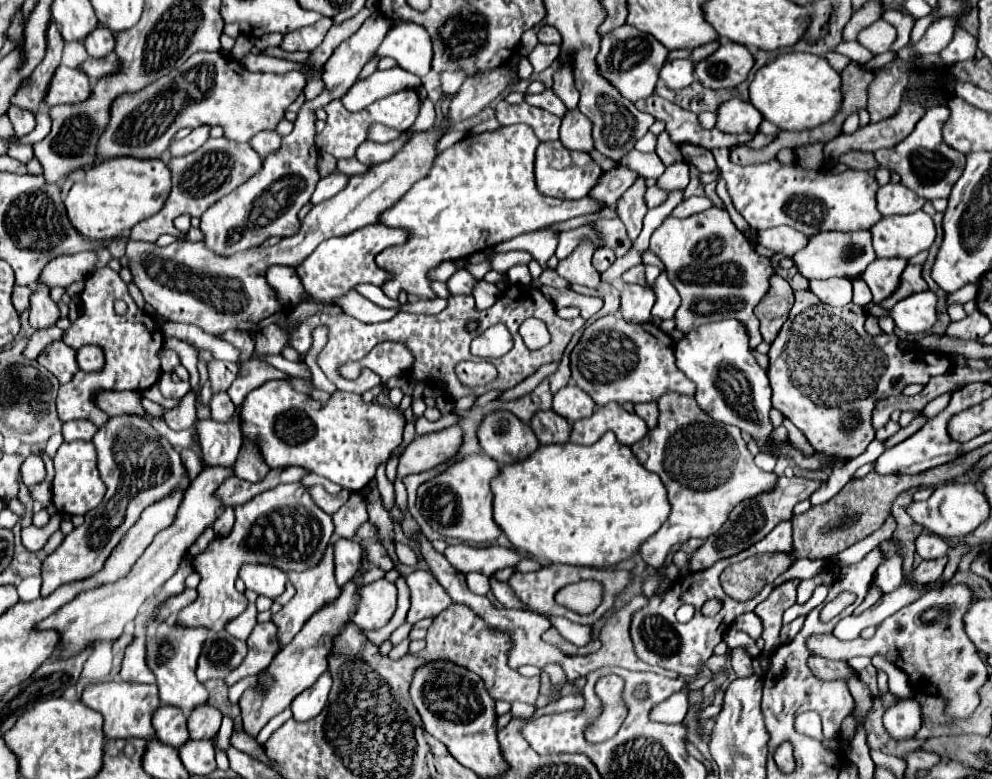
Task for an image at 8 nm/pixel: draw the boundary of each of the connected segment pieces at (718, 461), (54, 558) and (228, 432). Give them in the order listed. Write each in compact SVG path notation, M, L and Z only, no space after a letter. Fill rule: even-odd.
M670 392L658 398L658 408L660 418L656 428L648 430L646 438L632 446L632 452L642 466L662 478L672 504L670 518L658 534L642 546L640 556L654 568L664 564L674 546L684 544L690 538L706 540L722 528L734 506L770 492L778 484L774 472L764 472L754 464L754 456L750 454L740 430L712 420L698 408L694 398Z
M122 416L122 418L110 418L110 422L106 424L106 426L102 426L102 430L98 430L96 432L96 436L92 438L92 444L96 446L96 452L98 452L98 470L100 470L100 476L102 476L102 480L106 482L106 486L108 486L108 490L106 490L106 496L104 496L104 500L102 500L102 504L96 508L96 510L92 510L92 512L88 512L86 514L86 520L84 520L84 524L82 526L78 526L78 528L74 528L66 538L64 538L64 542L42 562L42 596L48 596L48 594L52 594L58 586L62 586L62 584L68 584L68 582L74 582L74 580L82 580L82 578L88 578L88 576L92 576L94 572L98 572L100 568L102 568L102 564L104 564L104 560L110 556L110 552L114 550L114 546L122 540L122 536L128 532L128 528L138 520L138 516L142 514L142 510L146 508L146 506L150 506L150 504L154 504L154 502L160 502L162 498L166 498L166 496L170 496L170 494L174 494L176 490L186 490L188 488L188 484L190 484L190 478L188 478L188 472L186 472L186 468L184 468L184 464L182 464L182 460L180 460L180 454L174 450L174 446L170 444L170 454L162 454L162 444L164 444L164 440L166 438L162 438L160 434L156 434L156 430L146 422L146 420L142 420L142 418L126 418L126 416ZM160 454L162 454L162 460L160 460ZM152 460L160 460L160 476L158 476L158 480L150 480L150 468L152 468Z
M238 412L234 416L234 422L228 424L218 424L214 420L198 420L198 432L204 462L208 466L234 468L242 444Z

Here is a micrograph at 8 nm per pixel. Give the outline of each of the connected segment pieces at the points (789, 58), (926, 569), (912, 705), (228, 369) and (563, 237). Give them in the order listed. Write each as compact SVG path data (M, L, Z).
M788 52L780 54L776 60L756 72L750 84L750 102L780 130L800 132L830 122L842 110L844 98L840 88L840 74L826 62L824 56L818 58L814 54Z
M946 556L944 558L938 558L938 560L928 560L928 562L924 560L906 578L910 582L914 582L914 584L928 584L928 582L934 582L934 580L940 578L944 566L946 566Z
M906 698L884 712L884 728L896 742L914 738L920 728L920 706L916 698Z
M212 360L208 364L208 374L210 374L212 392L218 394L218 392L230 388L230 384L234 382L234 378L238 374L238 366L234 362L218 362L218 360Z
M580 226L576 230L570 232L560 232L558 234L558 246L556 246L556 256L562 260L570 254L570 250L574 250L574 244L578 244L578 238L582 238L582 234L586 234L586 238L590 238L594 242L594 246L600 246L598 236L592 232L590 226Z

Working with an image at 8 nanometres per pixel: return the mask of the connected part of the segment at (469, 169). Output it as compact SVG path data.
M514 124L504 126L498 132L470 134L438 154L428 176L420 178L378 218L384 226L408 232L404 244L390 246L375 258L382 270L392 274L392 278L382 284L382 292L394 300L400 290L420 298L434 298L426 272L440 262L460 260L518 234L534 232L576 216L598 214L606 208L592 196L580 200L558 200L540 194L534 178L534 154L538 144L540 140L530 126Z

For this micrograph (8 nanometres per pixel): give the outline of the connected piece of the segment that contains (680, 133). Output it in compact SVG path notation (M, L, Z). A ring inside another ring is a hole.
M648 96L636 102L636 108L640 112L652 114L656 120L666 122L666 130L672 136L676 144L692 142L696 146L714 150L714 148L732 148L736 144L744 144L752 140L754 134L726 134L720 130L704 130L698 122L698 116L690 110L680 108L678 104L672 104L660 96Z

